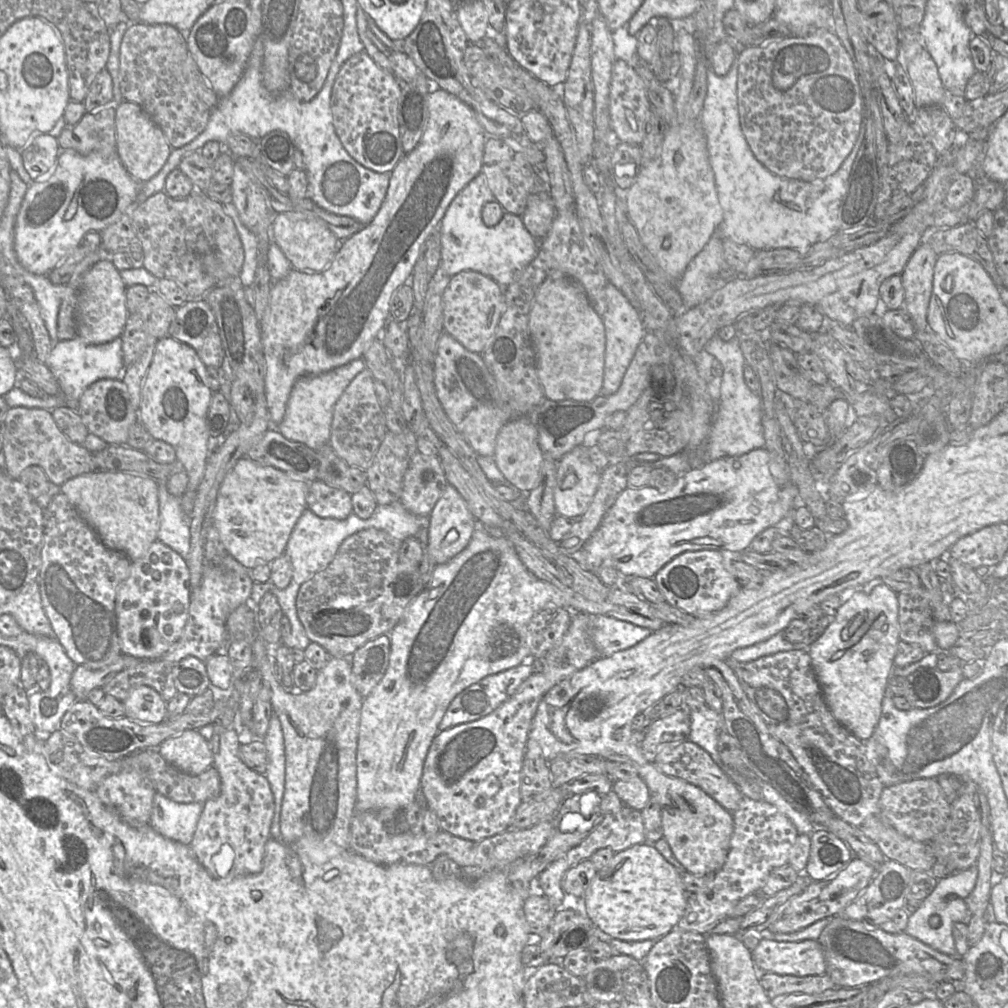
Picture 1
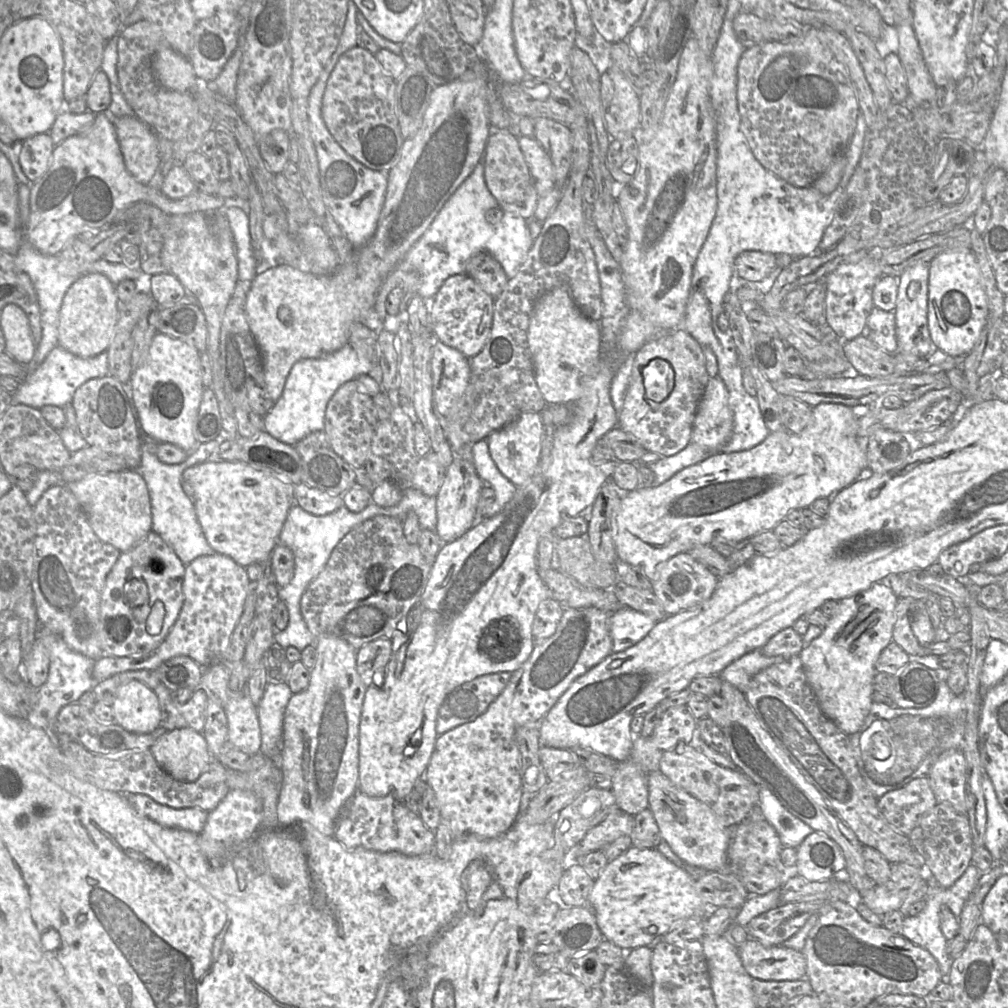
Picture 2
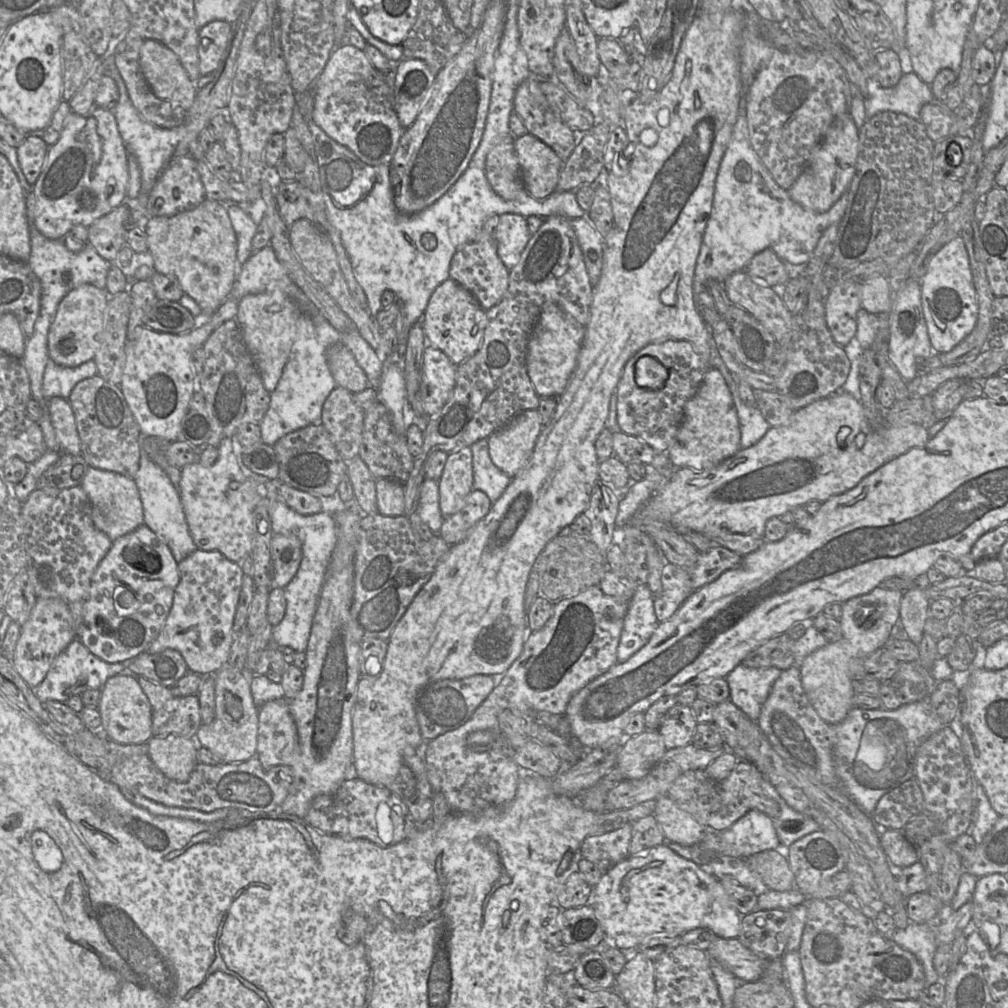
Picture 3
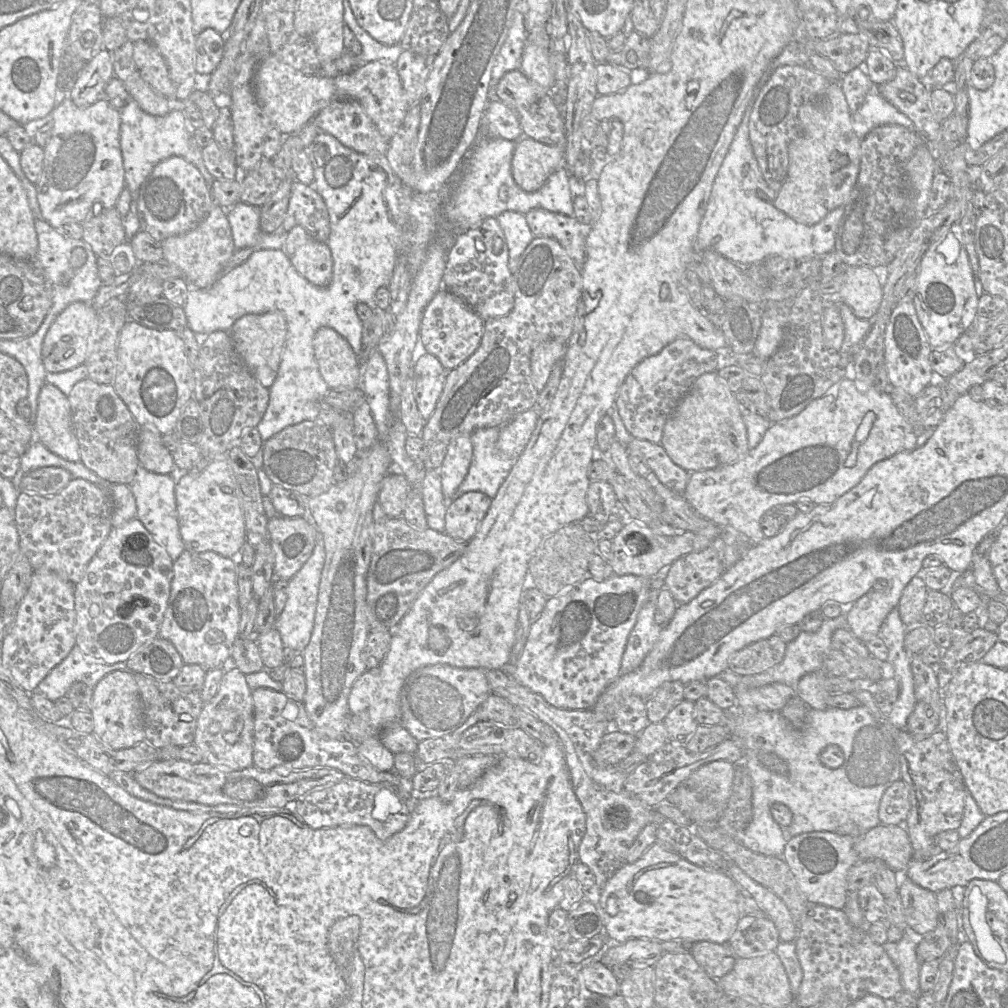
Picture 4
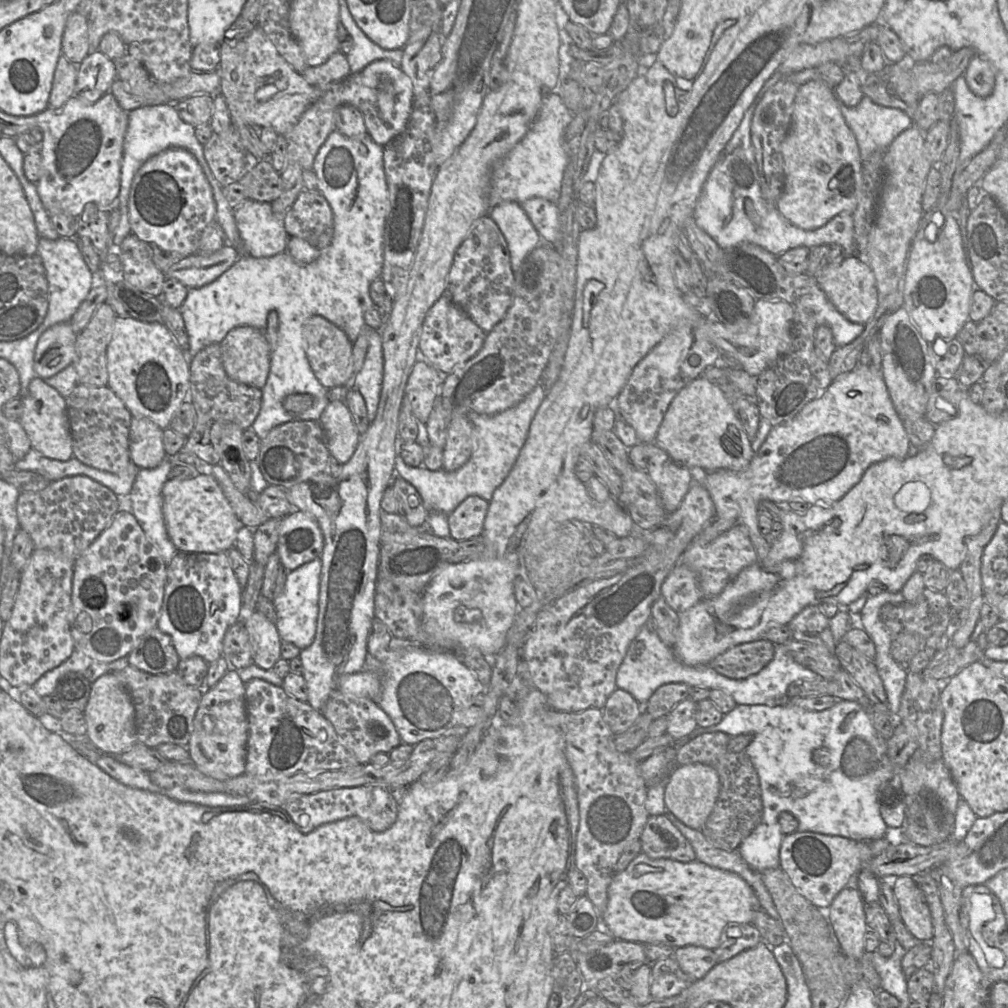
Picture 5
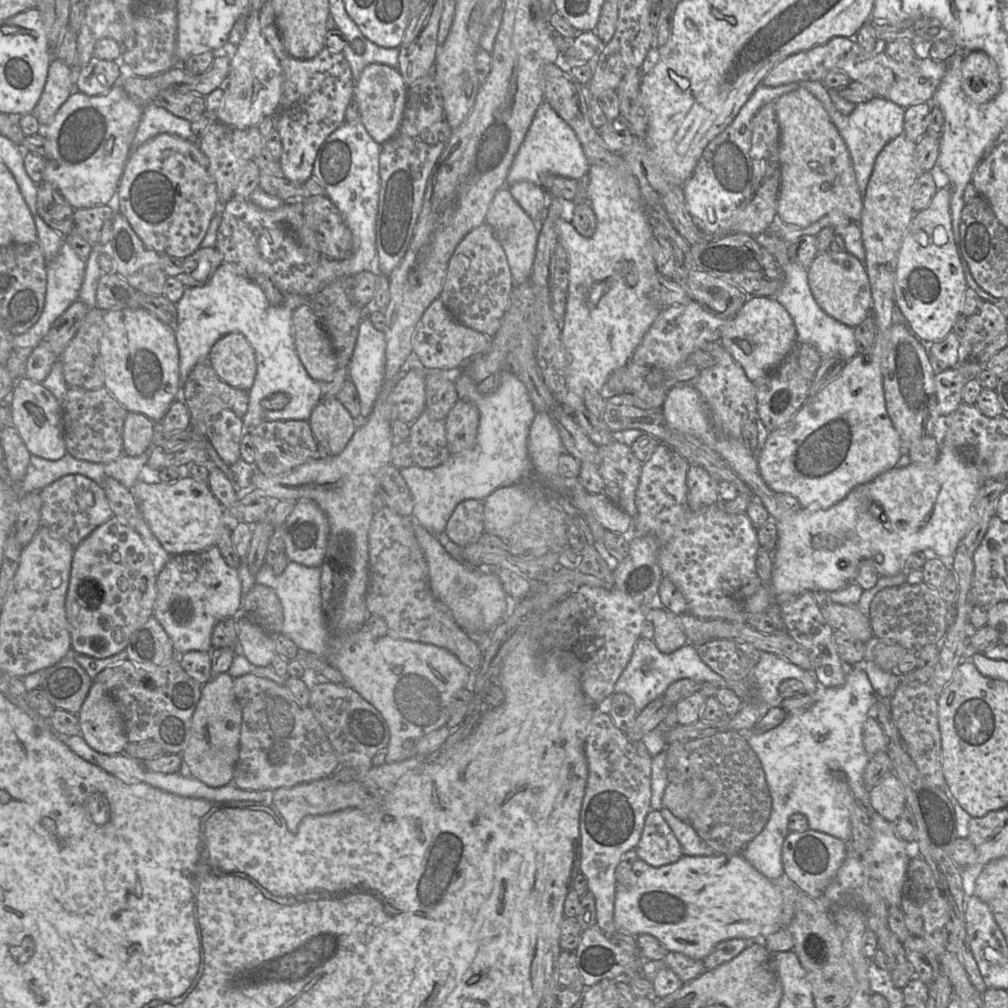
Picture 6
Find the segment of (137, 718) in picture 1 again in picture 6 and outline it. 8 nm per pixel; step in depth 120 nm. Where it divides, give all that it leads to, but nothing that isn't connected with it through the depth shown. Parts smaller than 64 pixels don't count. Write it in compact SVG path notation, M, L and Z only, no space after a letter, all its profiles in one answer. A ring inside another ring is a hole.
M93 681L77 715L80 735L92 749L107 755L125 753L128 738L122 713L102 684Z

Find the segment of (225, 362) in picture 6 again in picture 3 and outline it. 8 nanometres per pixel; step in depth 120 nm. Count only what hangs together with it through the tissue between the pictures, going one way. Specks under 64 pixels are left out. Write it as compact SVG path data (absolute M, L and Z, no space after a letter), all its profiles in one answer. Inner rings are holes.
M280 289L248 294L239 300L235 320L269 393L275 390L288 361L297 334L299 314L300 308L297 303Z

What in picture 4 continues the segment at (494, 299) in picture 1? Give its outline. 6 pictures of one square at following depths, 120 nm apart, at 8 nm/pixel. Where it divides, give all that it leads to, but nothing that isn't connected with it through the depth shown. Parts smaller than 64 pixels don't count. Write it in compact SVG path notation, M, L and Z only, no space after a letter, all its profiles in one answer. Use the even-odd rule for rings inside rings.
M441 288L426 306L420 325L419 348L436 356L449 371L468 359L479 346L484 320L461 298Z

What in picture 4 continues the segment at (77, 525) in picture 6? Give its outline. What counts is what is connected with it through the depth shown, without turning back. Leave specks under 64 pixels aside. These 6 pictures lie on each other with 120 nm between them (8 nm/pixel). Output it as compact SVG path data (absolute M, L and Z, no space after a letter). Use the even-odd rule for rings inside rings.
M73 478L55 496L19 492L15 523L20 552L27 557L33 571L50 570L76 585L110 533L113 511L108 491L81 478Z

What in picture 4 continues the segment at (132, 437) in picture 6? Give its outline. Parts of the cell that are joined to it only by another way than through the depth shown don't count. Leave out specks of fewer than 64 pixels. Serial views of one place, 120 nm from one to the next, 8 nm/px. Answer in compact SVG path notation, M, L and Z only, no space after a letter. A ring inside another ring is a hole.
M140 427L137 439L137 455L140 465L142 465L145 469L150 472L157 473L157 474L171 474L174 478L175 484L178 482L179 477L181 476L181 472L187 471L180 471L178 467L175 466L175 463L172 458L172 454L165 448L162 443L162 435L155 431L154 428L146 428Z

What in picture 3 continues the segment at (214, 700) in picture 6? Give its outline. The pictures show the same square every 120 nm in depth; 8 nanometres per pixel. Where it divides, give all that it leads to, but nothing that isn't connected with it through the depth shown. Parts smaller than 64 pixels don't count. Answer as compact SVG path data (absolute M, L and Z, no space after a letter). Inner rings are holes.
M229 666L215 675L215 717L209 724L201 724L195 741L216 754L222 763L237 763L256 756L258 737L258 708L251 694L251 679L242 671Z

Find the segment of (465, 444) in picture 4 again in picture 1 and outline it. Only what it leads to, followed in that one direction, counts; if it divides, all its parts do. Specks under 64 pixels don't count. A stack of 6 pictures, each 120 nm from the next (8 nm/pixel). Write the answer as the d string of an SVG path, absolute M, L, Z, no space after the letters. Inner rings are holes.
M449 483L429 517L430 527L426 549L436 564L444 564L462 552L468 546L472 534L478 528L478 521L469 510L466 501Z

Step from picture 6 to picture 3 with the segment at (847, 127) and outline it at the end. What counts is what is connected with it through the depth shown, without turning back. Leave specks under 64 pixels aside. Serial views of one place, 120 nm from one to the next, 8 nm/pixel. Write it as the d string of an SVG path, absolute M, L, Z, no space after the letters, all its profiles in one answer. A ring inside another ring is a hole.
M911 72L903 74L894 87L872 86L864 109L867 119L882 111L892 111L919 120L922 106L933 99L930 85Z

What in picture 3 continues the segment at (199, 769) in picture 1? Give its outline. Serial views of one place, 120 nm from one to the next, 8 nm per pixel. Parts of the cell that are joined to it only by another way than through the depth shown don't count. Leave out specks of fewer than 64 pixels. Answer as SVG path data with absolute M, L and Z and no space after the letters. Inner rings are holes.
M175 734L153 736L147 742L148 756L155 766L169 779L185 782L197 761L199 745L195 739Z

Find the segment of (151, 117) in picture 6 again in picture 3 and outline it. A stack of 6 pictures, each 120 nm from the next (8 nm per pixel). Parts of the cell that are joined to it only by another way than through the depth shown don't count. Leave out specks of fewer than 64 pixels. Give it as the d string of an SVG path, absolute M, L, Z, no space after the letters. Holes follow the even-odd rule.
M105 54L103 59L106 73L110 75L117 84L119 99L113 109L113 113L118 125L118 130L123 139L124 145L130 155L135 156L141 170L141 191L149 193L156 183L161 172L173 157L176 146L179 142L179 126L171 129L157 127L146 121L139 111L133 106L124 81L115 65L113 55Z

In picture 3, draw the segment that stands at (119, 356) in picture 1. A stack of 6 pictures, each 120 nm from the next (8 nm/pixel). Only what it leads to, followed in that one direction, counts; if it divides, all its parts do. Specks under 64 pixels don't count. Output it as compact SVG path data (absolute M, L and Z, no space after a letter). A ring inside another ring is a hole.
M49 359L44 371L42 394L46 400L52 397L68 400L72 389L79 381L91 378L97 373L94 360L89 360L76 367L65 367Z

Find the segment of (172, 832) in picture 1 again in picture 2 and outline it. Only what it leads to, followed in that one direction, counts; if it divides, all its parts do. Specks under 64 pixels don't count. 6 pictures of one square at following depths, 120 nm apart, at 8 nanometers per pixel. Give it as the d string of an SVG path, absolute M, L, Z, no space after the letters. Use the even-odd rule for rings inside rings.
M124 794L135 810L162 826L178 828L200 834L208 813L200 808L173 808L154 801L144 794Z

